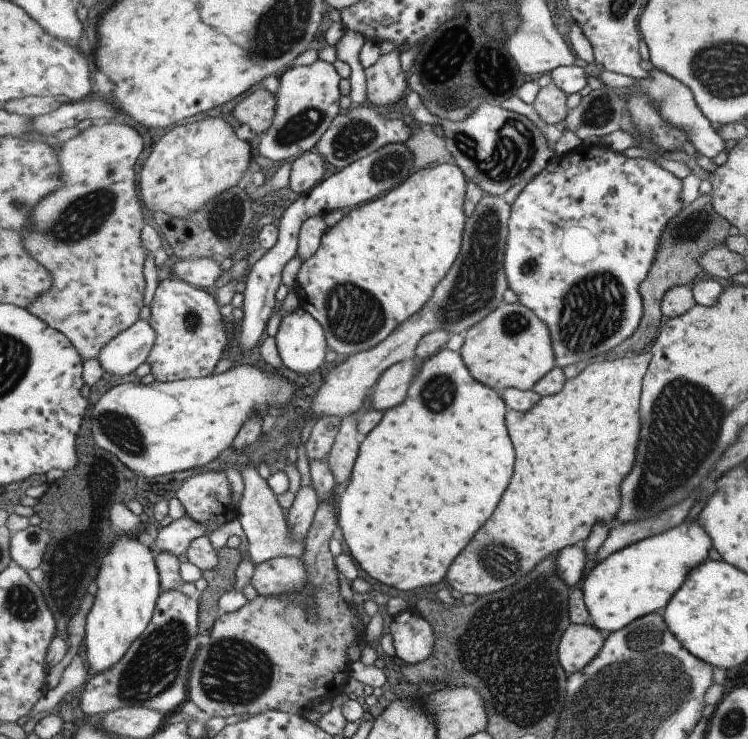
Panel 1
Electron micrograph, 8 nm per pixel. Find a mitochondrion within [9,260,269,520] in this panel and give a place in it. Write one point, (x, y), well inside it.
(118, 429)

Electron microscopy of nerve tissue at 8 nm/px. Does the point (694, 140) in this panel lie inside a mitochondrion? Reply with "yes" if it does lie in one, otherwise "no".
no

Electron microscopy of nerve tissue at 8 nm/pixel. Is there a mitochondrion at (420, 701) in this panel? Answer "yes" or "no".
no

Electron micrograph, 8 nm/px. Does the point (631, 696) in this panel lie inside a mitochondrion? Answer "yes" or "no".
yes

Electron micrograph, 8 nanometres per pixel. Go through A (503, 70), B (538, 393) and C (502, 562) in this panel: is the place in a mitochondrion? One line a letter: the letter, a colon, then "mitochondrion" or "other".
A: other
B: other
C: mitochondrion

